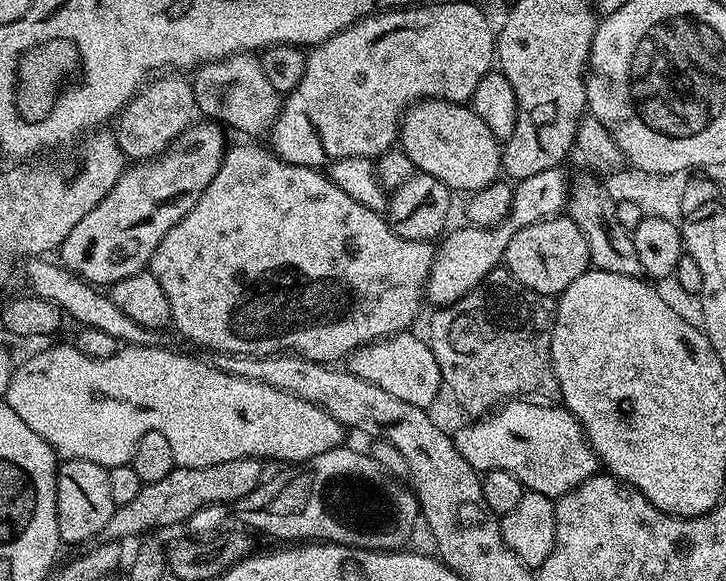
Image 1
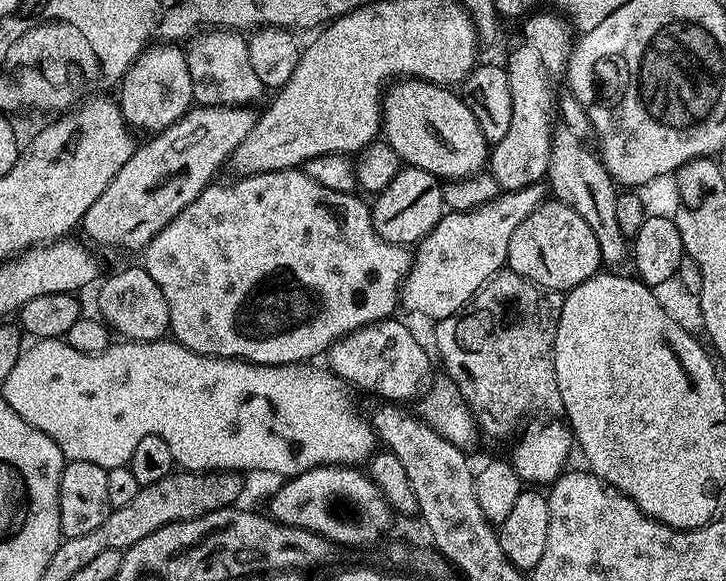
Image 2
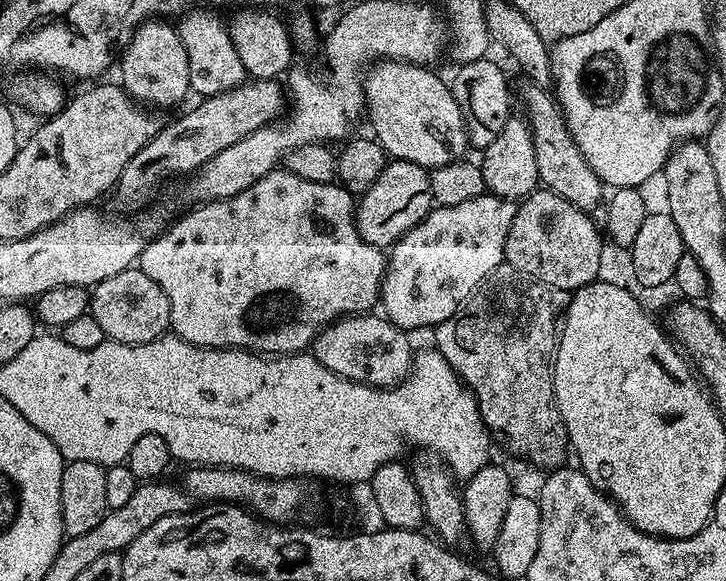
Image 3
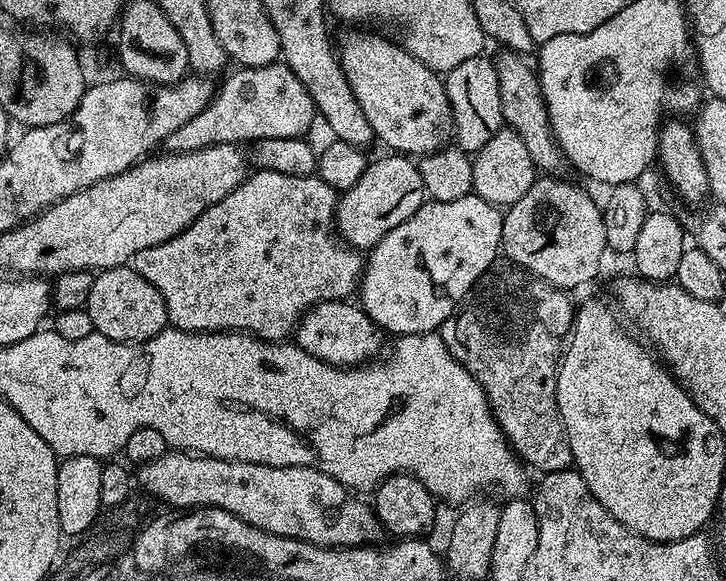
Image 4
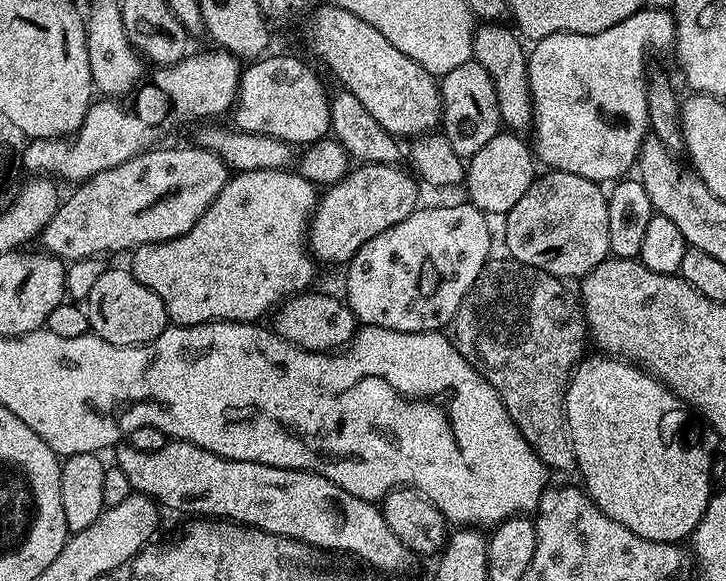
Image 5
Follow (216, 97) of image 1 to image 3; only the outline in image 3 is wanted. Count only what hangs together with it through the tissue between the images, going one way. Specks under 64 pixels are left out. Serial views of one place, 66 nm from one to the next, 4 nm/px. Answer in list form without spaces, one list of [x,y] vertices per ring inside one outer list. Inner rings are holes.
[[[201,6],[183,13],[175,25],[178,38],[182,38],[182,46],[186,49],[186,62],[190,62],[190,89],[195,95],[197,92],[200,98],[218,96],[246,80],[242,58],[238,58],[225,21],[220,21],[215,15],[219,16],[215,11]]]

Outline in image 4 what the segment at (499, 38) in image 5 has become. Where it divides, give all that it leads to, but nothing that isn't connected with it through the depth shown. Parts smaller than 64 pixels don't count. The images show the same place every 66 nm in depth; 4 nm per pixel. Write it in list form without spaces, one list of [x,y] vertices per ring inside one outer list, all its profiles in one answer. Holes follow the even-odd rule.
[[[507,50],[499,53],[494,63],[498,74],[498,94],[502,98],[502,118],[505,125],[522,138],[530,158],[536,163],[537,169],[544,174],[560,174],[566,168],[562,150],[556,145],[556,139],[550,126],[550,114],[546,110],[546,102],[542,94],[540,78],[535,67],[527,64],[525,57],[519,52]]]

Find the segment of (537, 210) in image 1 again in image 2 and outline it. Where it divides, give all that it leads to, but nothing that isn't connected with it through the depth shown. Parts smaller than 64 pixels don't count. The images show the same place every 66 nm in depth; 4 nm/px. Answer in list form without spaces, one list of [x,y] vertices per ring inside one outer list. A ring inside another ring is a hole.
[[[543,183],[517,192],[501,191],[490,202],[469,212],[445,211],[430,234],[415,245],[412,267],[400,290],[400,304],[408,312],[439,322],[455,316],[481,286],[508,263],[510,238],[526,218],[546,199]]]

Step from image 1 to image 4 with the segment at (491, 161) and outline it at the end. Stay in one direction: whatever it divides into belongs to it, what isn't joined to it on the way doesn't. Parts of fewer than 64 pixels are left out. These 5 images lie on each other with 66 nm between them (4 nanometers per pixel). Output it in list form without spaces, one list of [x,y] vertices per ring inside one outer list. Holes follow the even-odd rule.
[[[352,32],[341,44],[339,41],[338,59],[346,82],[350,82],[350,90],[354,90],[354,98],[362,106],[362,114],[366,114],[366,122],[370,122],[373,137],[388,147],[385,149],[409,158],[419,158],[449,147],[454,136],[452,107],[443,79],[432,68],[418,62],[418,58],[414,58],[399,43],[391,44],[384,37],[370,32]]]

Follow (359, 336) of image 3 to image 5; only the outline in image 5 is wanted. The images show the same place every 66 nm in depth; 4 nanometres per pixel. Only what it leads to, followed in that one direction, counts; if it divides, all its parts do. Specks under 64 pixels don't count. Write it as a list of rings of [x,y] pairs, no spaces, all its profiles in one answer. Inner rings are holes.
[[[307,292],[297,293],[288,297],[283,304],[275,309],[276,324],[274,331],[277,336],[290,342],[296,348],[307,352],[335,353],[343,350],[351,344],[352,339],[358,331],[356,315],[348,308],[347,303],[339,295],[331,296],[328,292]]]

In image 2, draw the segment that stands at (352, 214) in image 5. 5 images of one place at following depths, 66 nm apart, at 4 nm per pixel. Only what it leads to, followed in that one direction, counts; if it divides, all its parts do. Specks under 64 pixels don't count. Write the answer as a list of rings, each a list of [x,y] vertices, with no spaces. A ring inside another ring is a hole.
[[[407,166],[401,167],[400,173],[386,186],[386,190],[375,193],[371,201],[372,225],[374,230],[386,242],[401,246],[415,246],[438,226],[444,217],[444,190],[441,181],[426,170]]]

